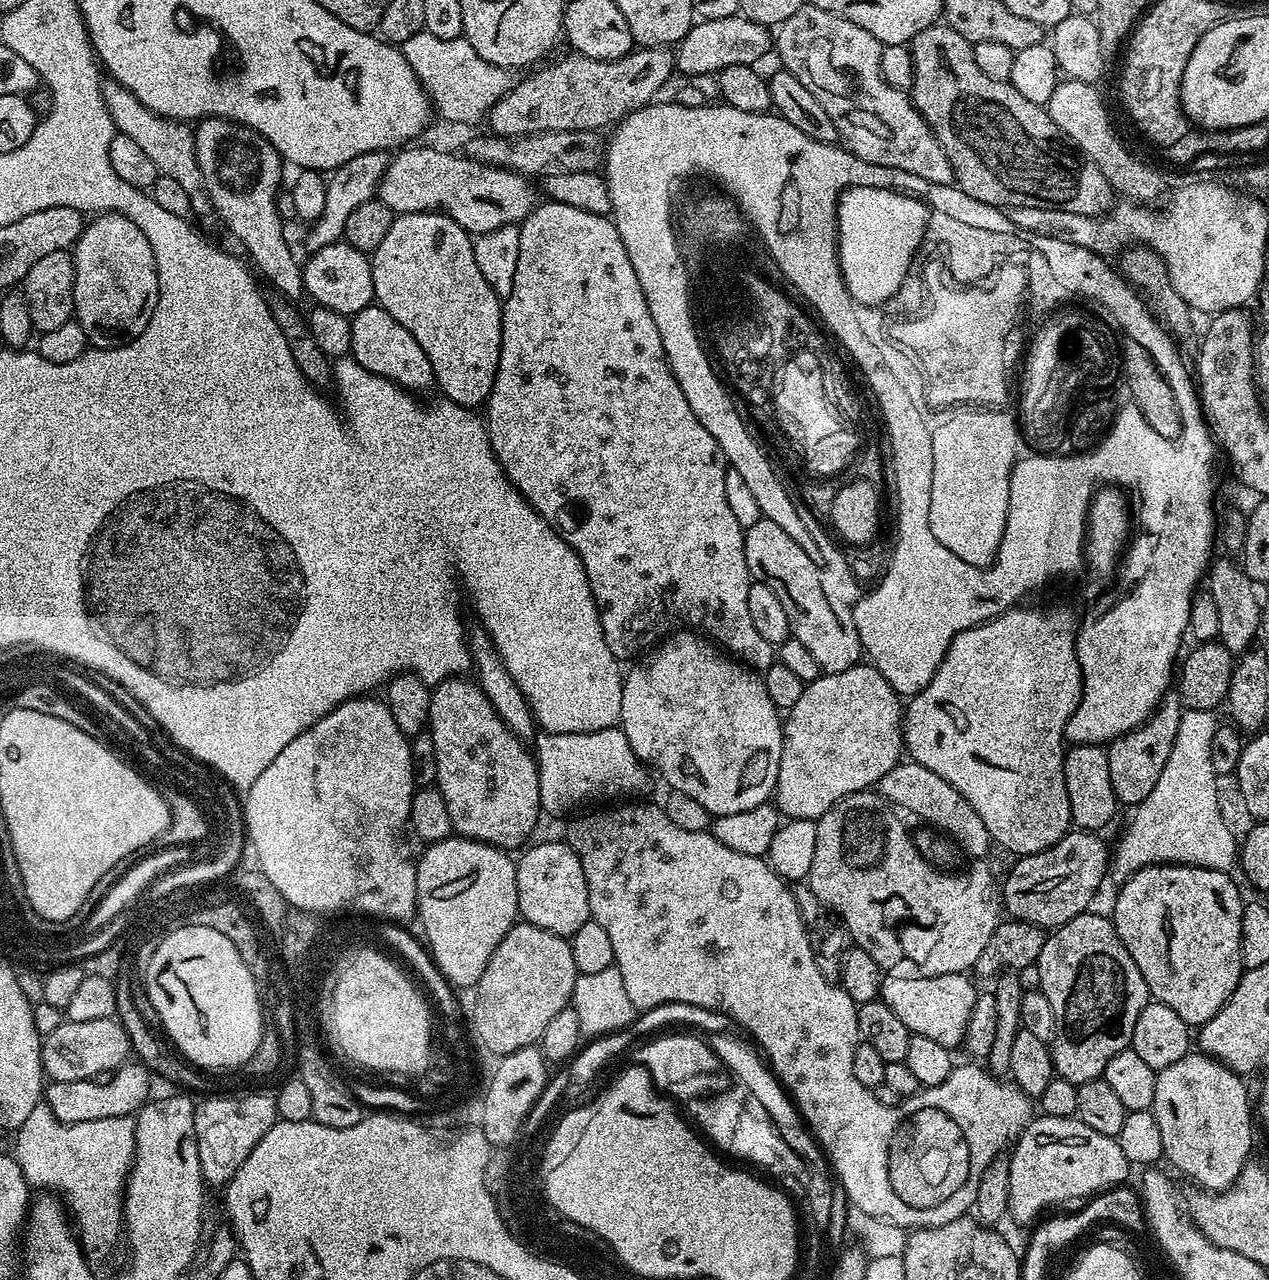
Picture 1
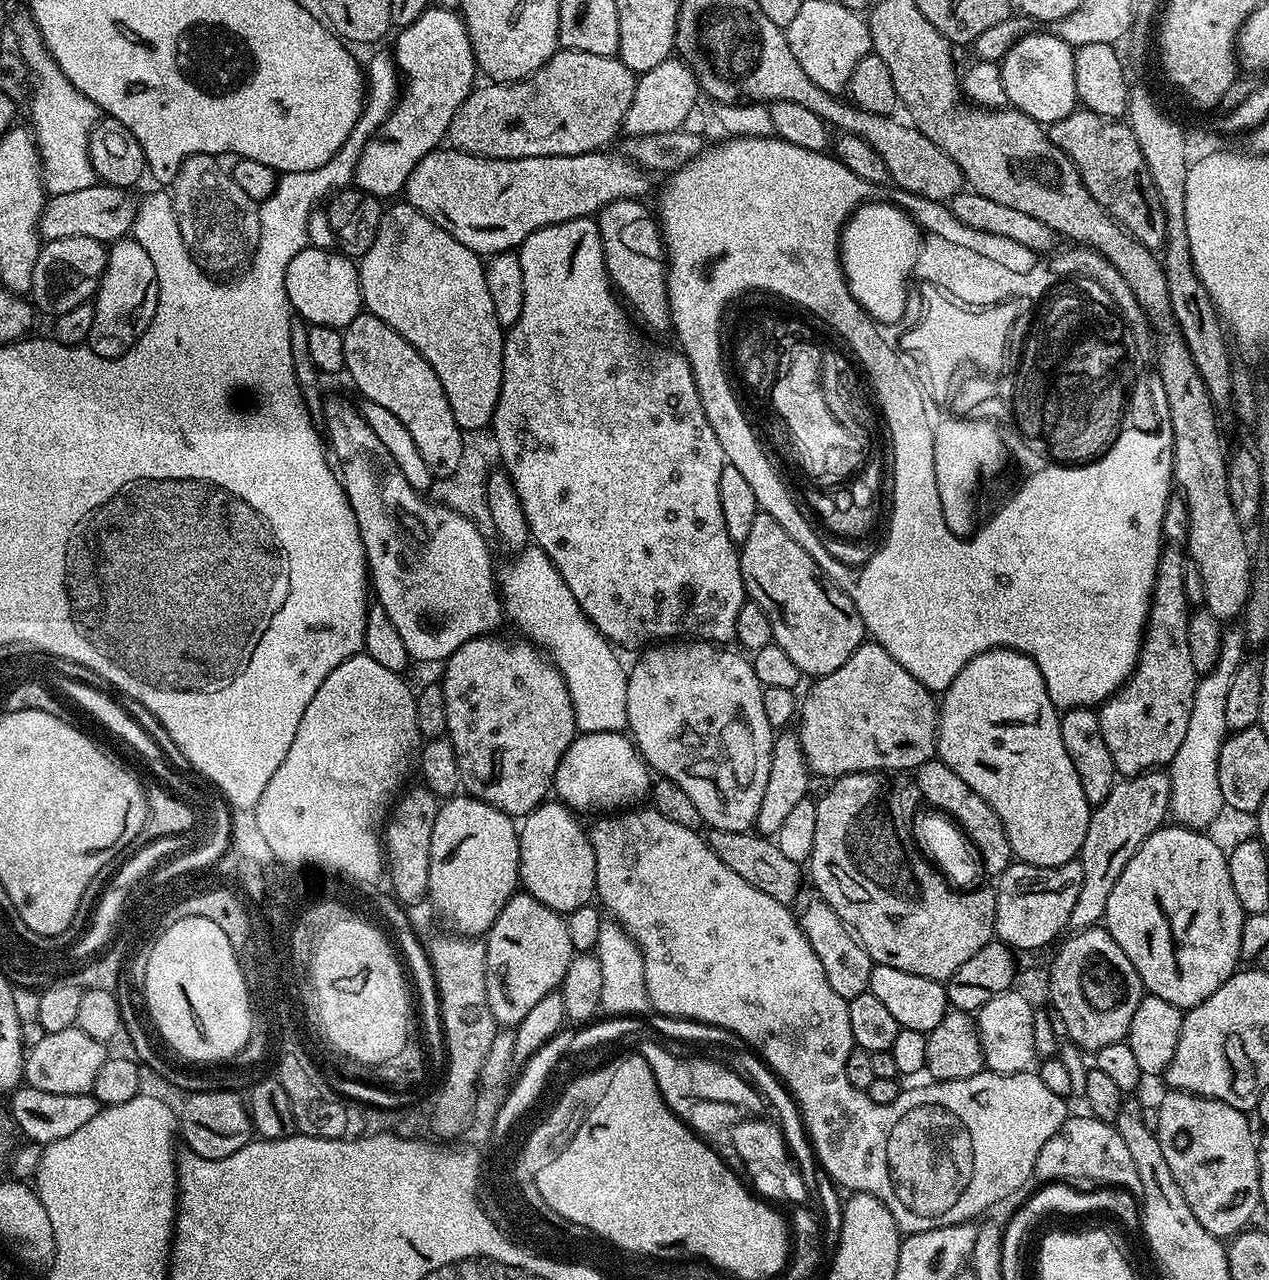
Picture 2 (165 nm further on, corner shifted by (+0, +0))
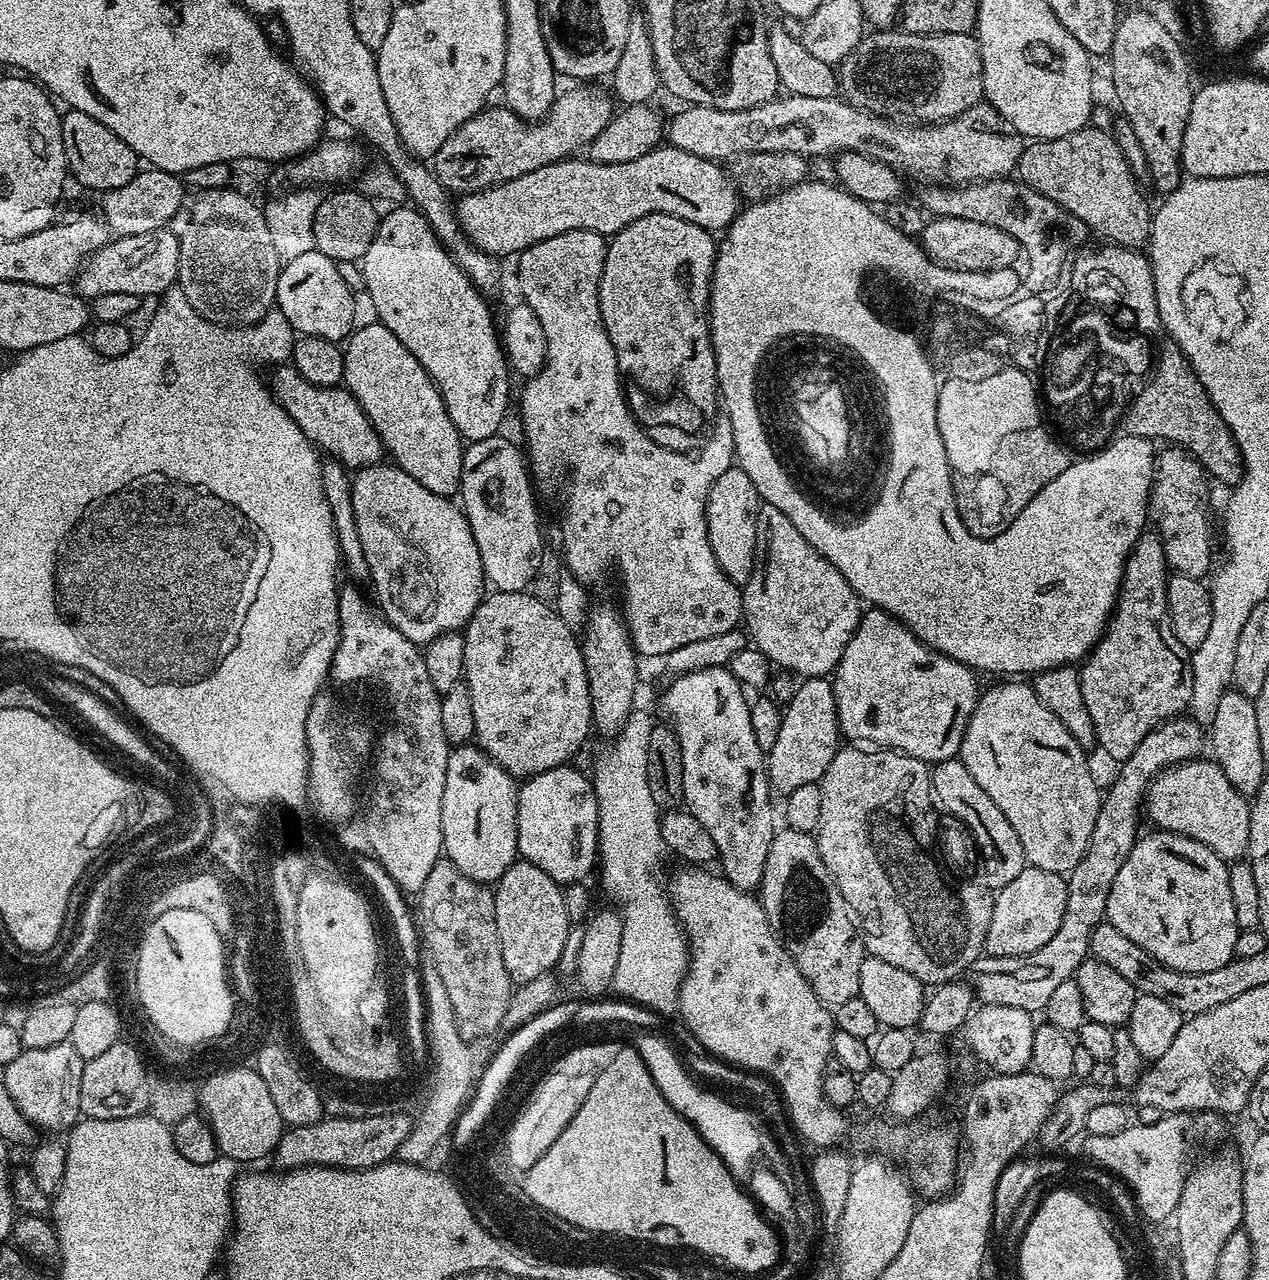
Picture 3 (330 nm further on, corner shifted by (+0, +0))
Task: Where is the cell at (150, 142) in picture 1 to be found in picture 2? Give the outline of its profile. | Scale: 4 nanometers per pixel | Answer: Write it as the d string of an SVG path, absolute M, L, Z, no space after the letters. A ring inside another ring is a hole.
M212 154L186 158L170 185L170 195L178 230L182 234L182 242L186 250L203 272L216 278L224 278L243 269L248 261L253 259L260 237L260 209L241 187L235 185L231 175L225 169L224 172L220 169L220 164L216 160L219 159Z

